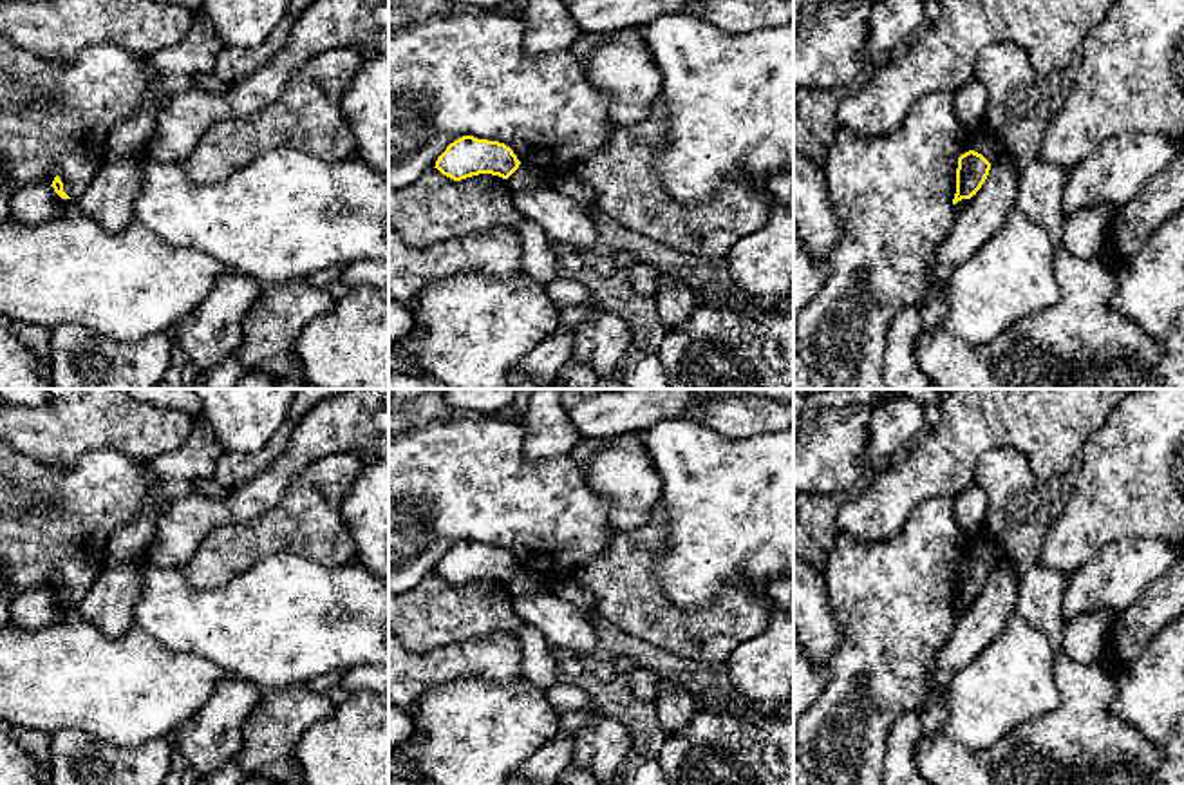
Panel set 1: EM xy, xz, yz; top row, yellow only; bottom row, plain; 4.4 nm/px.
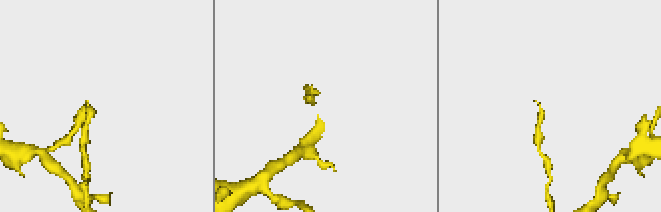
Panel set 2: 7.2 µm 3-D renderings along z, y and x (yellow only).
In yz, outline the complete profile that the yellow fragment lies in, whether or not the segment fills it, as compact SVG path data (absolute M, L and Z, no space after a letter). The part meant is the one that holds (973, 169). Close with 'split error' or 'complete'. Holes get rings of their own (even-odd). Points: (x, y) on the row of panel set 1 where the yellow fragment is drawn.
M969 150L958 157L956 194L953 204L962 199L971 199L985 183L991 163L978 152Z | complete

